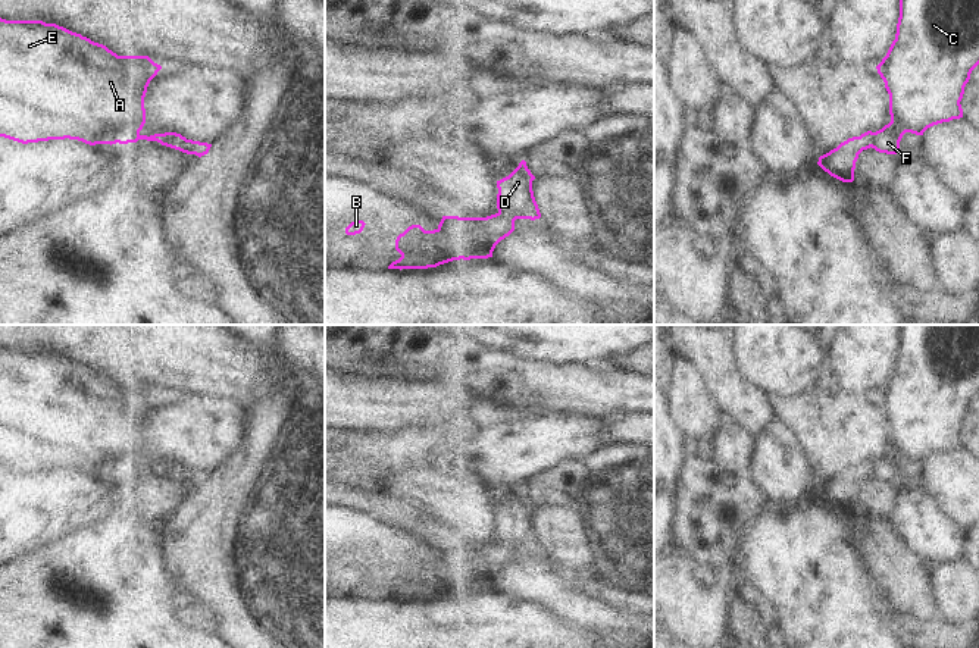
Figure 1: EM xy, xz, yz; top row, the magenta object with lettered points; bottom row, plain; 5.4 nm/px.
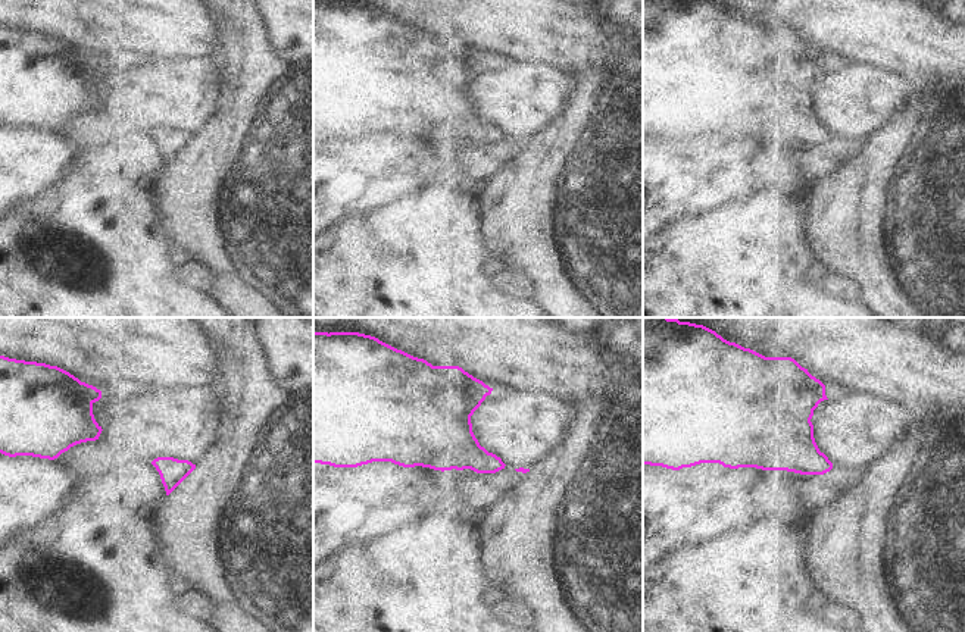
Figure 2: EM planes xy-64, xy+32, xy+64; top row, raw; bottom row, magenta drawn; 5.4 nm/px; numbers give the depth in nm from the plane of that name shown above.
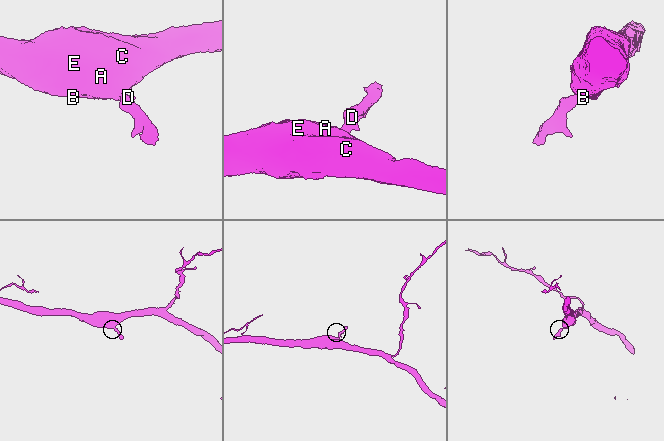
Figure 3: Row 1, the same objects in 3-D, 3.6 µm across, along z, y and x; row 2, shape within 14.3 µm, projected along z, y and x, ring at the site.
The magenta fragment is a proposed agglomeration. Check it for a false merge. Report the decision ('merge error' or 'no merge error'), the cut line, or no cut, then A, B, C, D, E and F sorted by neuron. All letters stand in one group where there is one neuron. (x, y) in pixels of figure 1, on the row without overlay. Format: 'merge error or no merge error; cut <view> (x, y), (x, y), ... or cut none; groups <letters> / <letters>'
no merge error; cut none; groups A B C D E F

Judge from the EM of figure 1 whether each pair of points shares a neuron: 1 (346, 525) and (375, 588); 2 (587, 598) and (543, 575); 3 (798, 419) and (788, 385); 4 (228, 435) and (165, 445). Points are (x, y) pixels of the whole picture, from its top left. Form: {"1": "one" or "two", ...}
{"1": "one", "2": "one", "3": "two", "4": "one"}

